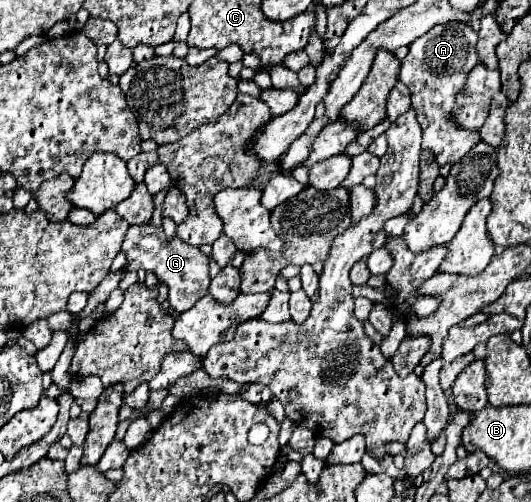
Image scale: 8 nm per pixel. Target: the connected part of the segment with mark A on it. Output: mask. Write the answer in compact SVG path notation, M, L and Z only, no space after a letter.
M446 23L442 27L434 27L410 43L410 51L400 67L400 81L410 89L412 109L416 111L418 123L424 131L422 149L434 151L438 165L458 163L458 159L462 159L480 141L480 133L458 127L450 119L454 99L464 87L466 75L478 63L476 39L478 35L474 29L464 23Z

